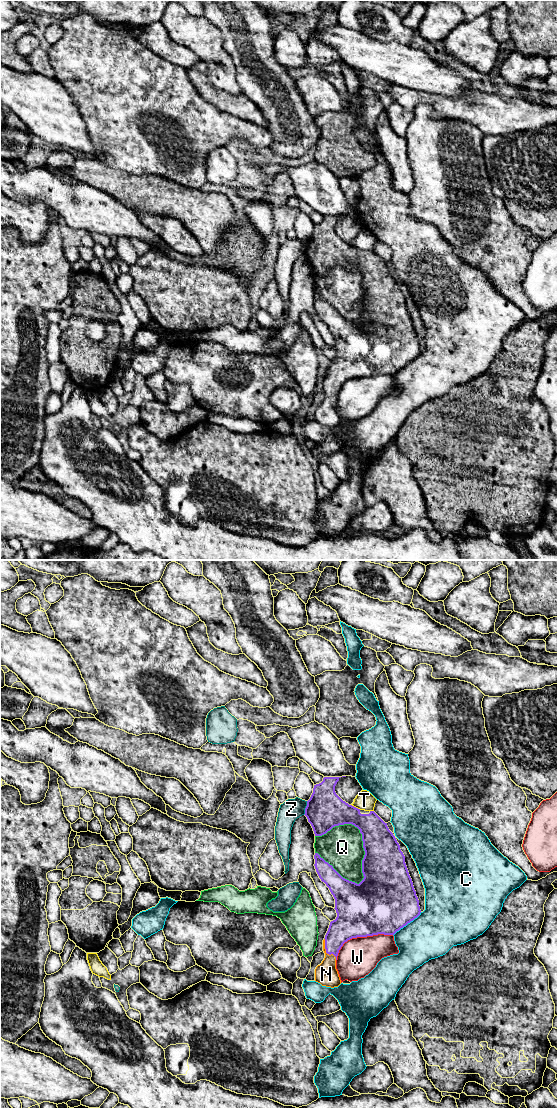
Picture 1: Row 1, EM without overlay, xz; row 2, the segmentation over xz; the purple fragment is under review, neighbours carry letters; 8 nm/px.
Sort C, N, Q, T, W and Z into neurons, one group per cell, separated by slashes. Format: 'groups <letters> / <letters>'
groups C / N / Q / T Z / W

